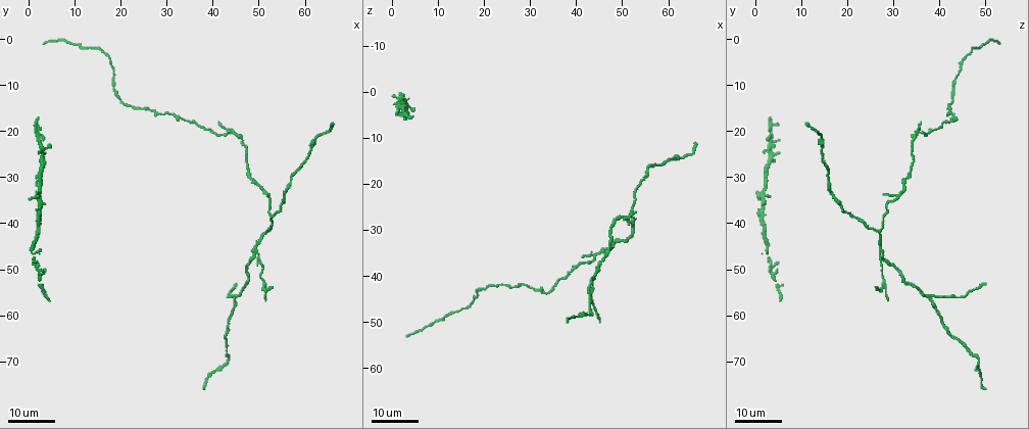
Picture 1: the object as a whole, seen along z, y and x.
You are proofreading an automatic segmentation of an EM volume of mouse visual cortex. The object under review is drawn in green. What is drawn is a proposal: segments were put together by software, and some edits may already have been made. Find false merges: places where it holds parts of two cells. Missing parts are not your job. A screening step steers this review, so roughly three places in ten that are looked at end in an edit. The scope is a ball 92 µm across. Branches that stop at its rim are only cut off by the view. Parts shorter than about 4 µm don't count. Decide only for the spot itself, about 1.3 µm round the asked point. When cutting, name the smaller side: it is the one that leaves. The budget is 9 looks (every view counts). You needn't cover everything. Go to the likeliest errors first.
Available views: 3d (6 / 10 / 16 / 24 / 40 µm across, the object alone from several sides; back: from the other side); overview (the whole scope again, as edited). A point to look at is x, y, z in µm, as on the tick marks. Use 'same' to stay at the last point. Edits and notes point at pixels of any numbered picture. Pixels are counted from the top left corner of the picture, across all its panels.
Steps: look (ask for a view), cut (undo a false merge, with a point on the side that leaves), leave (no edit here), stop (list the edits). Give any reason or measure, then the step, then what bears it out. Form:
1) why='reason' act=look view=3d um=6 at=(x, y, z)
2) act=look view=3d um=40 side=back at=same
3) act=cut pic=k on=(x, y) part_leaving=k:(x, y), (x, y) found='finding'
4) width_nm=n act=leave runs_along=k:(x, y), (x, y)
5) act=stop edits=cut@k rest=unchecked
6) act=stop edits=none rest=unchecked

why='branch point' act=look view=3d um=24 at=(49.0, 46.0, 27.0)

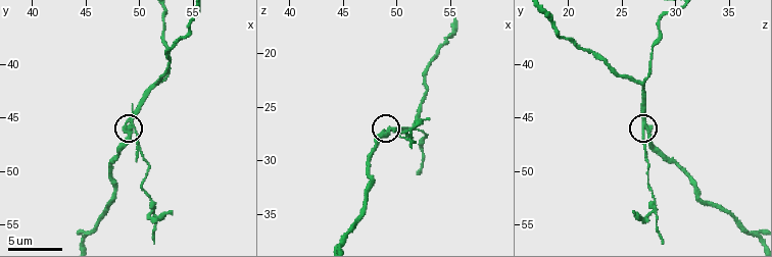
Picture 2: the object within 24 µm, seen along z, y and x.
act=look view=3d um=6 at=(49.4, 46.2, 27.2)

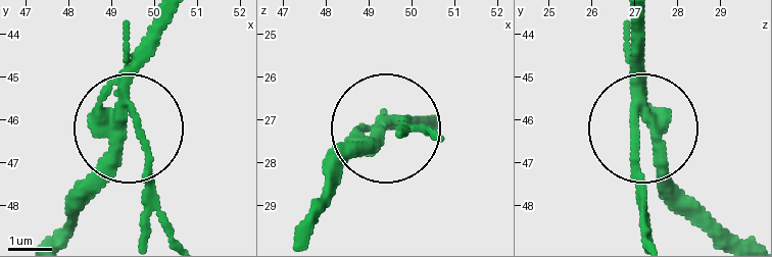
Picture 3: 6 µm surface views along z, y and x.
why='from behind' act=look view=3d um=6 side=back at=(49.30, 46.05, 27.30)

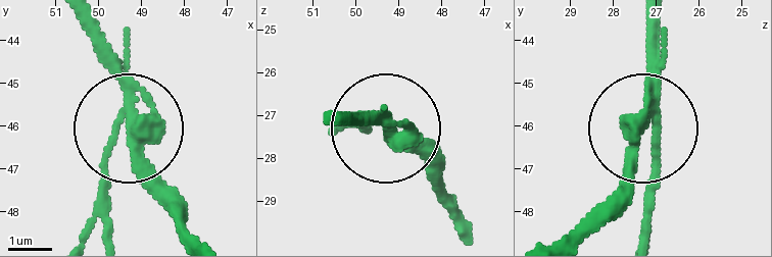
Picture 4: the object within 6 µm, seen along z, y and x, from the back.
side_arm_um=13 act=cut pic=4 on=(110, 154) part_leaving=4:(124, 100), (87, 239) found='a second cell is stuck on'

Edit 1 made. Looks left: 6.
why='arms part here' act=look view=3d um=6 at=(51.4, 41.8, 27.0)

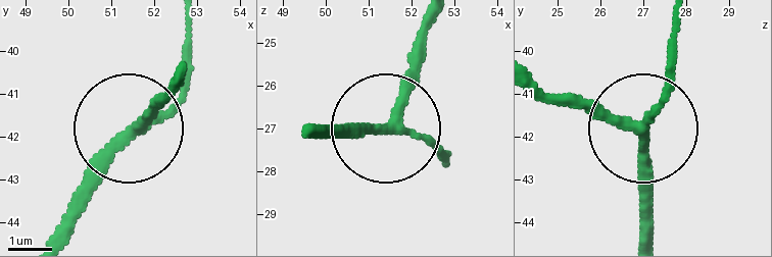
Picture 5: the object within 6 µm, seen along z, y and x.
act=look view=3d um=6 side=back at=(51.55, 41.90, 26.90)

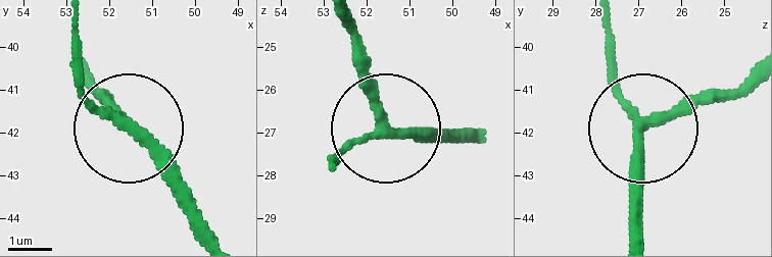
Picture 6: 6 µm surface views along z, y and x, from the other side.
side_arm_um=38 act=leave runs_along=6:(335, 165), (386, 129), (345, 23) found='continuous, no second cell'

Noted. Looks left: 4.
act=look view=3d um=24 at=(45.0, 56.5, 37.5)

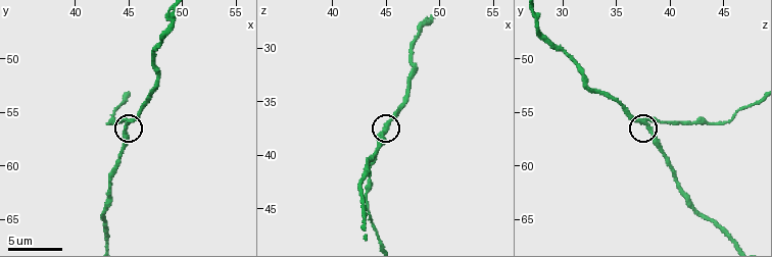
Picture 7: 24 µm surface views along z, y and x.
act=look view=3d um=6 at=(44.8, 55.8, 38.0)

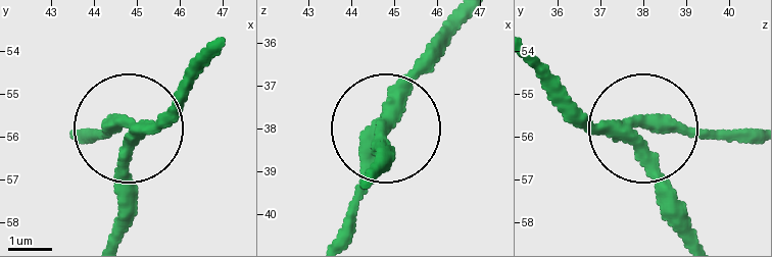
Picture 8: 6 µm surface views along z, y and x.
arms=3 act=cut pic=8 on=(103, 125) part_leaving=8:(386, 100), (349, 239) found='a second cell is stuck on'

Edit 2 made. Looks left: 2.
act=stop edits=cut@4,cut@8 rest=unchecked

